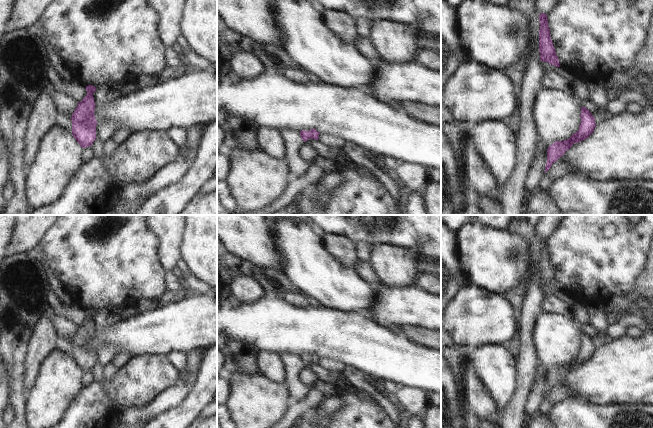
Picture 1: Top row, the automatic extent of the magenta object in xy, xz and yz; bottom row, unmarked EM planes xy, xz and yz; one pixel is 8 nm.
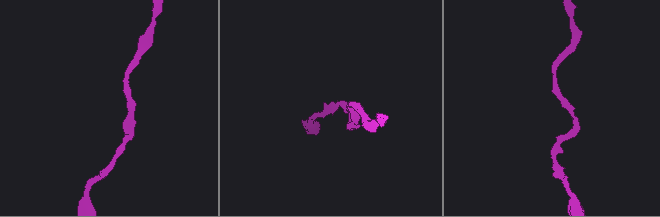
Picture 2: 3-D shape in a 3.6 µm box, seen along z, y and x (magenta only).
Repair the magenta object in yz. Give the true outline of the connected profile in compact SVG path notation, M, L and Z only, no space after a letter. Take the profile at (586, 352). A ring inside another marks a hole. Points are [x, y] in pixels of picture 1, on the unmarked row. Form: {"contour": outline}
{"contour": "M581 331L581 347L579 354L572 358L572 360L564 365L555 365L547 373L547 386L545 390L545 397L551 392L552 388L556 386L564 377L569 374L574 367L581 366L587 363L596 351L595 342L586 331Z"}

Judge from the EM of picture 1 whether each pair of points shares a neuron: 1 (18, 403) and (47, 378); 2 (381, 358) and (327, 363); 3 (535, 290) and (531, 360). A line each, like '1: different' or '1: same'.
1: different
2: different
3: same

